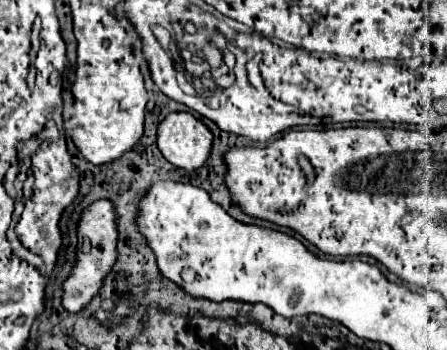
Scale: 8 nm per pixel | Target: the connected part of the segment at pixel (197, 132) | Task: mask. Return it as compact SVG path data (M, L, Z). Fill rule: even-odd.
M169 113L157 129L157 145L169 163L195 171L209 159L213 133L191 113Z

